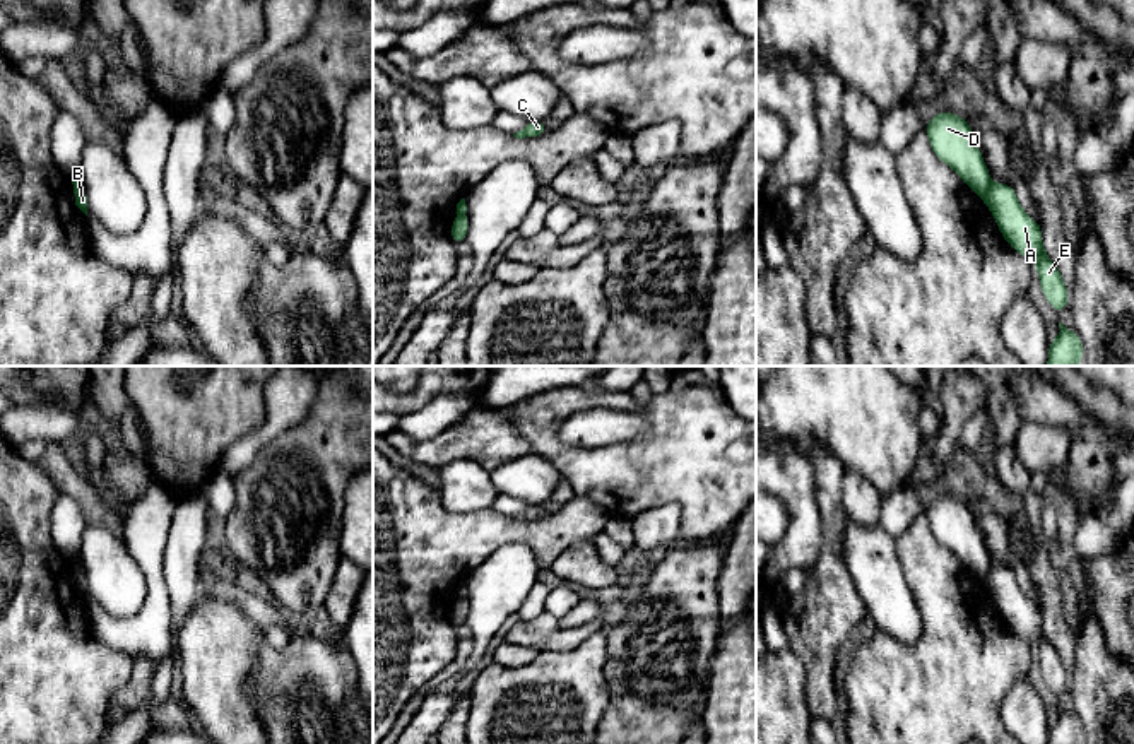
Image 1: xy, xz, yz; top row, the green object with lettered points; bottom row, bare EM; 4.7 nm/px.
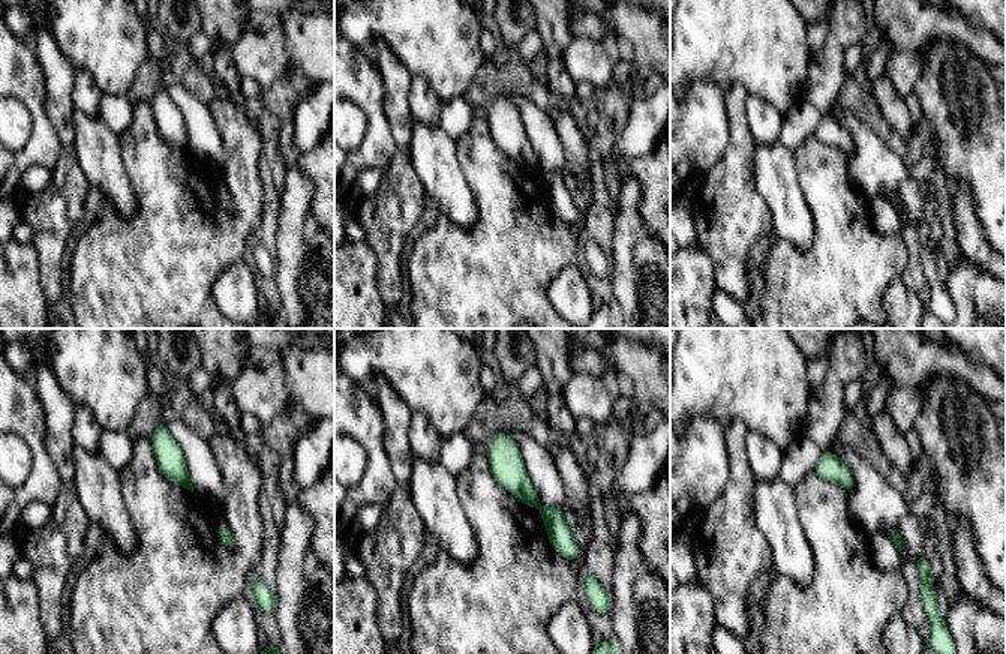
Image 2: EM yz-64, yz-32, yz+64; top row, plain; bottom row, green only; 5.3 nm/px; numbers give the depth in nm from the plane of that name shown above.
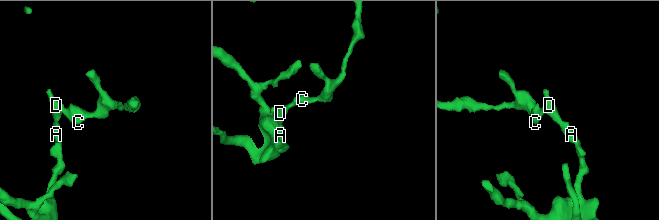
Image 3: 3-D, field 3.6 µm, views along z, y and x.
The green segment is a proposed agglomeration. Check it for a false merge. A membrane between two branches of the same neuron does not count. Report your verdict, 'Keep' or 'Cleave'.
Cleave

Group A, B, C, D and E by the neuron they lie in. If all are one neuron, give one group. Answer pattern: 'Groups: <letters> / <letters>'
Groups: A B E / C D

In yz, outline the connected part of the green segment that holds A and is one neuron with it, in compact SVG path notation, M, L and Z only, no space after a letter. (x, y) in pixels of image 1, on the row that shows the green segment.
M990 183L982 202L992 210L1002 238L1023 257L1037 263L1042 292L1048 304L1060 313L1069 304L1064 279L1047 257L1042 227L1019 205L1014 186Z

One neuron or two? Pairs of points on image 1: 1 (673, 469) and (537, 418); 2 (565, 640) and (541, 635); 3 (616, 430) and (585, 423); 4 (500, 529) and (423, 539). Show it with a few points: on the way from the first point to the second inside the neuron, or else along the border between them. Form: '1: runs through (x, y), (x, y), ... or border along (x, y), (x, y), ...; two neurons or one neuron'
1: runs through (637, 469), (587, 469), (572, 462), (563, 454); one neuron
2: runs through (560, 640), (546, 635); one neuron
3: runs through (609, 426), (592, 426); one neuron
4: runs through (481, 532), (469, 539), (442, 539); one neuron

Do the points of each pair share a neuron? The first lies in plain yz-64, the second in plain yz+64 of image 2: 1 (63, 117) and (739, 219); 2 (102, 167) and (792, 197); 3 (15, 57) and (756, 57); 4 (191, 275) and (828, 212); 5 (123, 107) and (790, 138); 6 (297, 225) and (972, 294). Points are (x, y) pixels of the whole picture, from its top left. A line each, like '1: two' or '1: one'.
1: one
2: one
3: two
4: one
5: one
6: one

